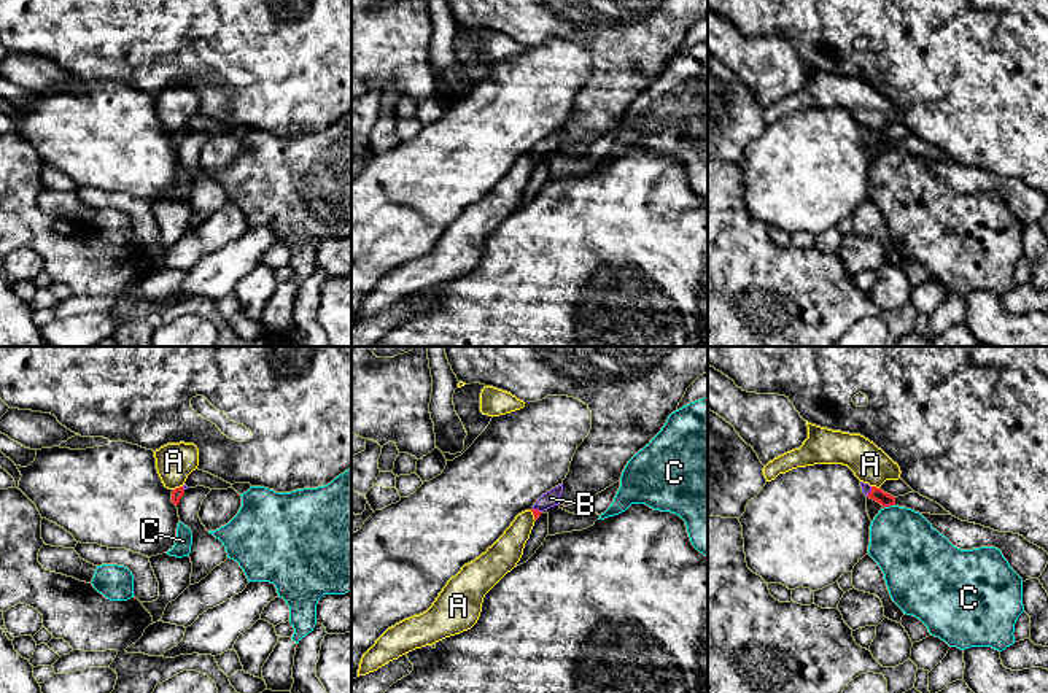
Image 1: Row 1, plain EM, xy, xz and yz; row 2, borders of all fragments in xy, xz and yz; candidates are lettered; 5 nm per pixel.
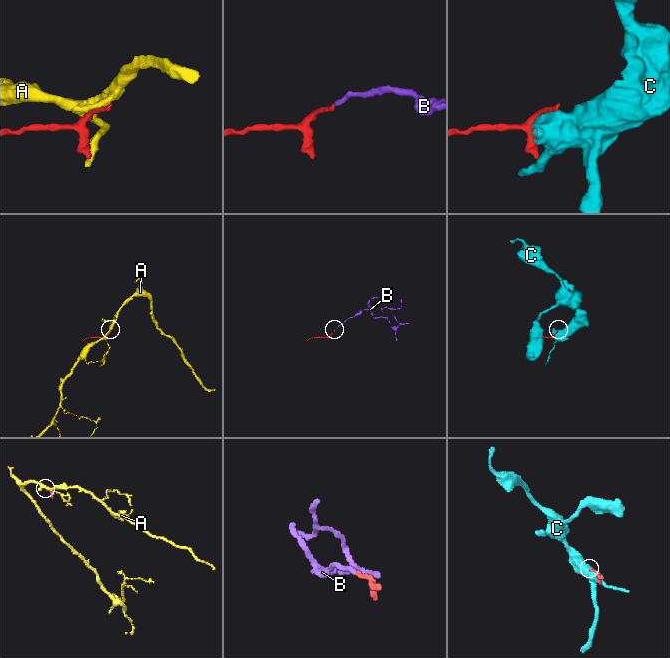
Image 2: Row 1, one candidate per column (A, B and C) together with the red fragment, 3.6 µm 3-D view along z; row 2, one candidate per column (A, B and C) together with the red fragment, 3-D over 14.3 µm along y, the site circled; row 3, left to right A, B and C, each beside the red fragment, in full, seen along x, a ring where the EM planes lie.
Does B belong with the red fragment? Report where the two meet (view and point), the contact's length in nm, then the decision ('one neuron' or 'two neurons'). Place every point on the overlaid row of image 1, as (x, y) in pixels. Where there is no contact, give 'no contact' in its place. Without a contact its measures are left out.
yz (870, 491) | 60 nm | one neuron

